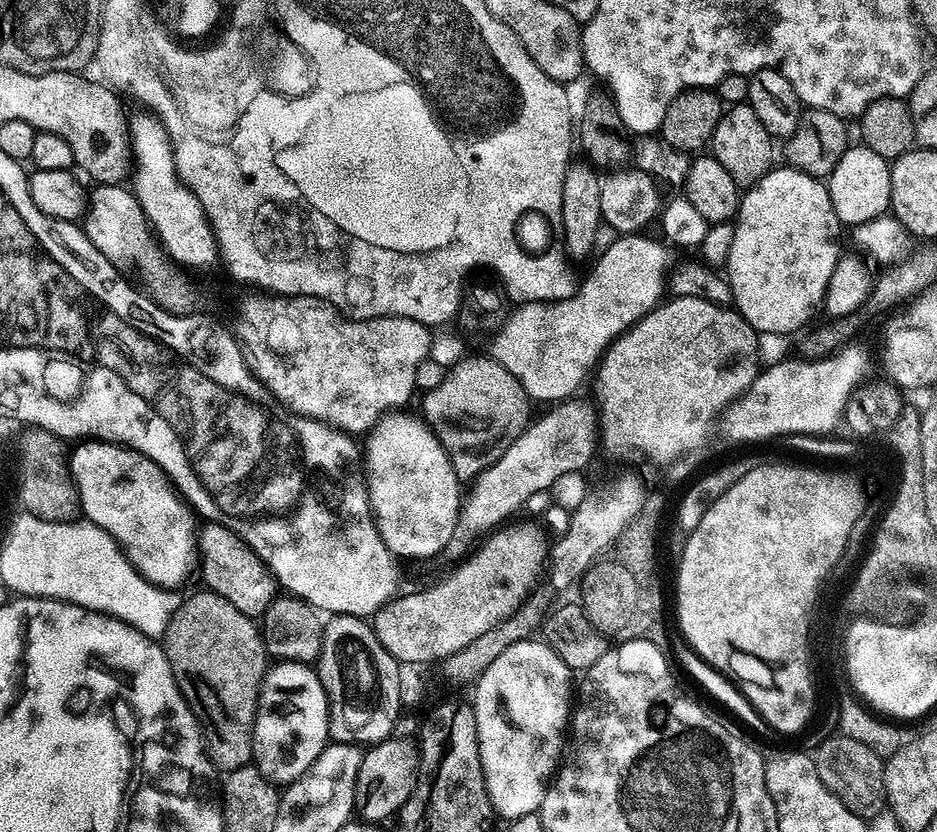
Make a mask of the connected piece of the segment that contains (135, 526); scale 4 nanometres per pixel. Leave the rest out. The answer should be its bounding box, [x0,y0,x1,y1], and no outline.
[70,438,190,586]

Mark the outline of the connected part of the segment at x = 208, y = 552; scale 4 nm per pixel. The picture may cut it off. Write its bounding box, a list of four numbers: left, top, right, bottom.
[200,522,278,618]

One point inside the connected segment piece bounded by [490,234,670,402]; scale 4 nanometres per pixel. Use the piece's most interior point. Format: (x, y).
(549, 346)

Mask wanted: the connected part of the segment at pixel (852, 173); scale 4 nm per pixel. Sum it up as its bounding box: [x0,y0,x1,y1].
[826,146,890,226]

